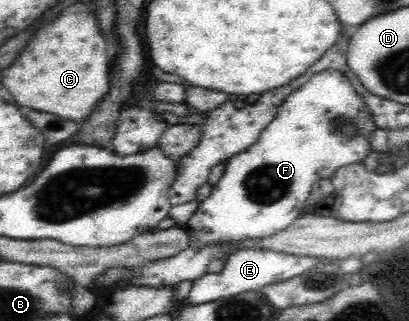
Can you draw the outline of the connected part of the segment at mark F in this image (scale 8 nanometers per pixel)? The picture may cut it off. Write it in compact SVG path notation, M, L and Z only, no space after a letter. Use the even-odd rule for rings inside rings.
M327 69L326 71L321 71L320 73L315 73L310 81L307 81L300 89L296 89L294 93L290 93L286 99L284 99L284 103L278 107L278 111L276 111L276 118L266 126L266 129L260 133L258 139L241 151L226 160L224 174L218 181L218 183L212 186L212 190L210 195L199 203L198 208L190 217L190 219L185 223L184 230L190 236L190 245L188 245L188 249L173 255L172 257L162 258L161 260L146 262L141 266L134 266L132 269L128 269L131 273L131 278L129 279L130 285L134 287L174 287L176 283L180 283L180 281L194 281L197 280L198 277L202 277L202 274L207 272L207 265L209 264L209 258L220 258L226 259L230 254L234 253L234 251L229 251L229 247L232 244L237 244L245 239L254 239L254 238L265 238L270 237L272 234L279 232L280 230L285 230L285 227L288 227L294 220L300 217L300 209L303 208L304 203L308 199L311 191L311 185L316 180L320 178L329 178L331 179L332 174L337 171L338 168L344 167L345 165L362 163L366 156L370 153L371 147L367 142L367 137L378 127L376 124L372 122L372 113L369 113L369 109L364 105L362 98L354 91L350 80L342 74L342 72L336 69ZM337 120L344 120L348 126L351 126L351 129L355 131L353 136L348 136L346 132L342 132L342 130L338 130L338 128L334 128L335 122Z

